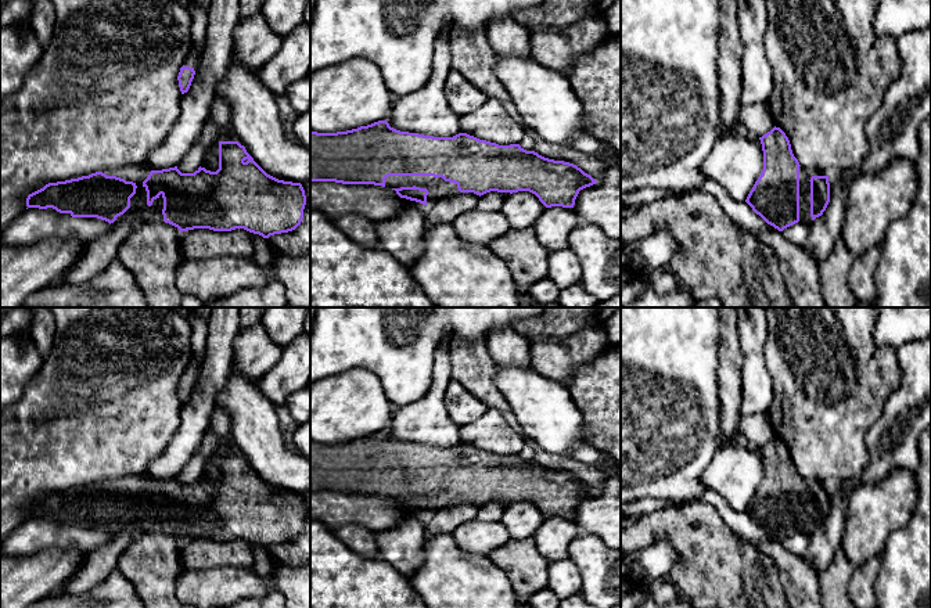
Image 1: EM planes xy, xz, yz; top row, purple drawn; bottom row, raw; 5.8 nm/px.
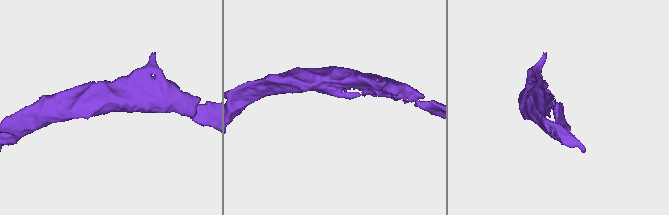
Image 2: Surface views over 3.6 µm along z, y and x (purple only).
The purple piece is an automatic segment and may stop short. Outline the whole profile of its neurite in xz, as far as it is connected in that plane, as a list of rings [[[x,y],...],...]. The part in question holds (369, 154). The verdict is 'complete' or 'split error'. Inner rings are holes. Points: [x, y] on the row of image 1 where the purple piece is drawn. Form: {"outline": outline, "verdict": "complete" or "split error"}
{"outline": [[[387,120],[357,129],[317,133],[310,132],[310,183],[335,181],[342,184],[374,184],[389,187],[400,198],[423,205],[457,195],[490,191],[535,194],[546,206],[574,208],[580,190],[597,181],[580,168],[526,151],[520,144],[499,145],[467,133],[453,137],[434,137],[400,132]]], "verdict": "split error"}

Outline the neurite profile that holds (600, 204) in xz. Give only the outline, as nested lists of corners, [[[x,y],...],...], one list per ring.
[[[610,163],[603,180],[579,191],[574,211],[583,223],[621,240],[621,169]]]

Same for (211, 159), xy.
[[[218,140],[204,155],[201,168],[206,170],[216,172],[219,169],[219,141]]]

